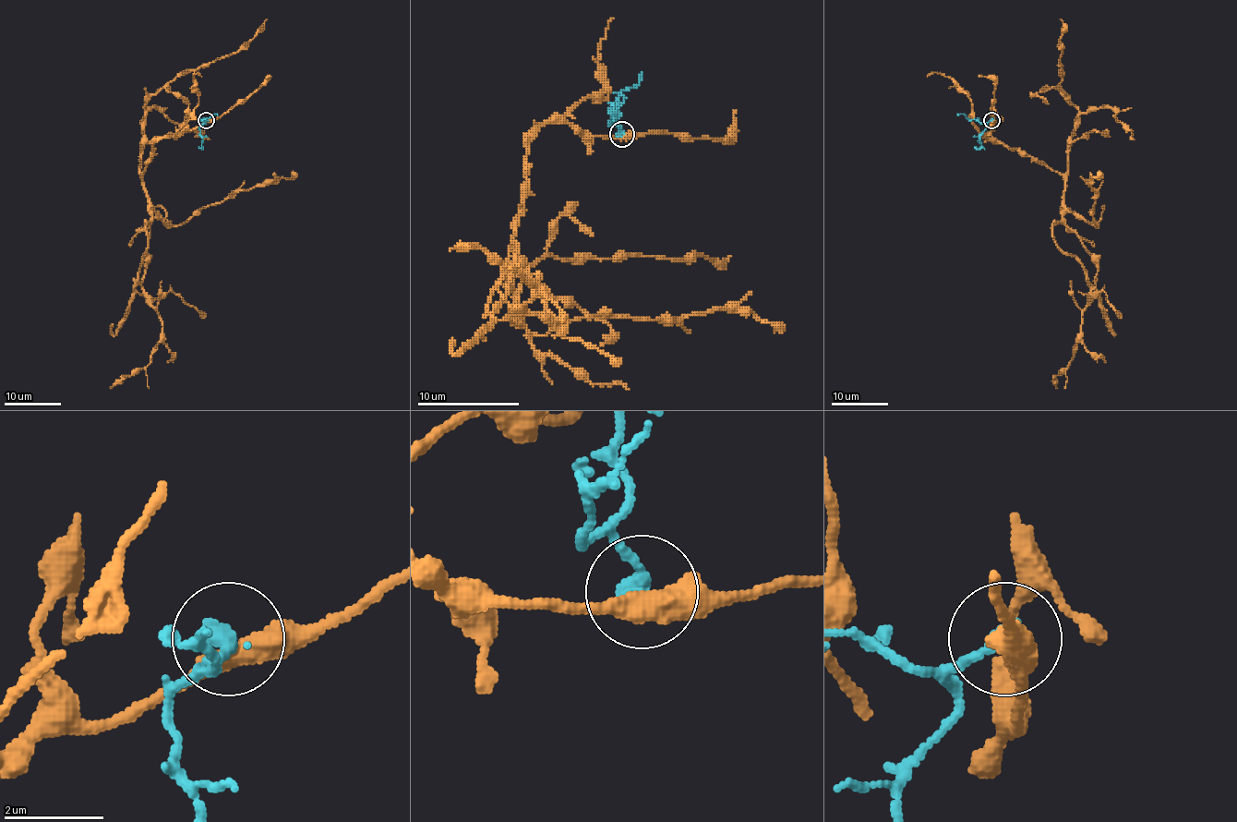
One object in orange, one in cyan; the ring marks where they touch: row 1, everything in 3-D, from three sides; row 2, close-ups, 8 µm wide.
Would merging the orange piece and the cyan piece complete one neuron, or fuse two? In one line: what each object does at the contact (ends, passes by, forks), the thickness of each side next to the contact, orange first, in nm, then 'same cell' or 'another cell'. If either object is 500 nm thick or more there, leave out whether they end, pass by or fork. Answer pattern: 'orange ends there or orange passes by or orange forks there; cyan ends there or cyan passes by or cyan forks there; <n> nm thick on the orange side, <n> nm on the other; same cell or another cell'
orange passes by; cyan ends there; 460 nm thick on the orange side, 400 nm on the other; another cell

